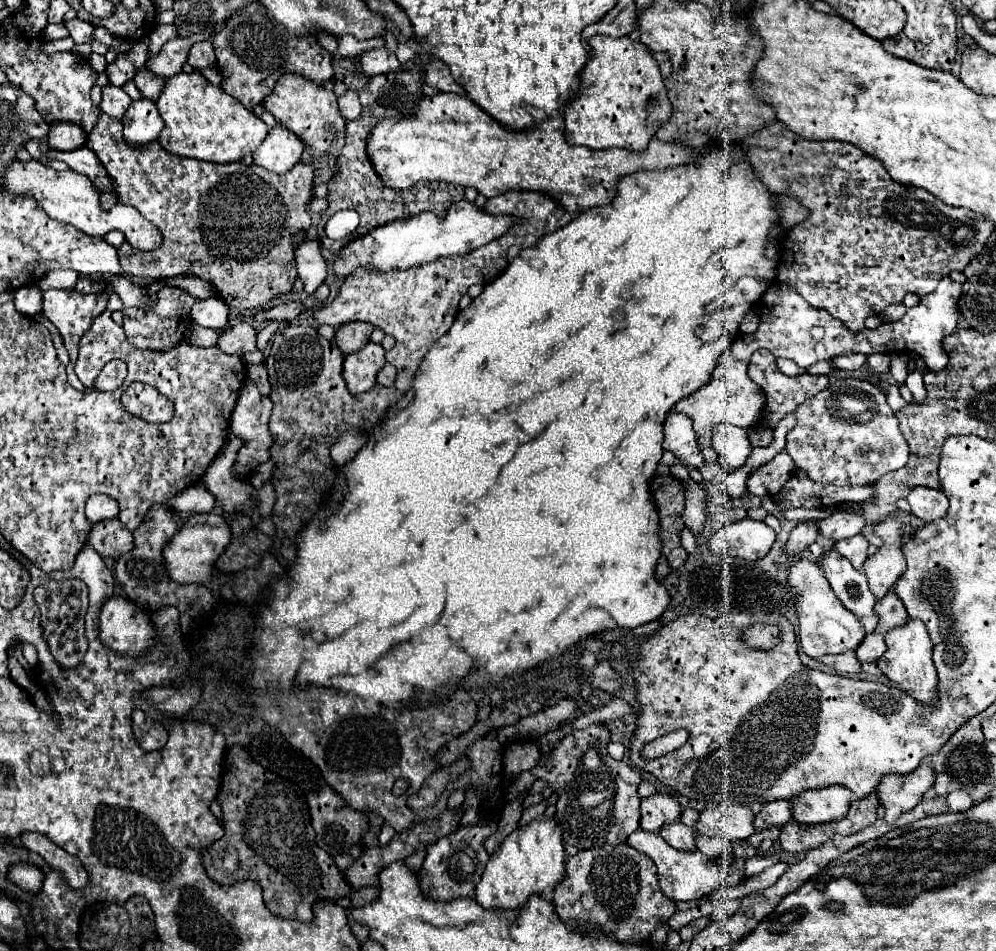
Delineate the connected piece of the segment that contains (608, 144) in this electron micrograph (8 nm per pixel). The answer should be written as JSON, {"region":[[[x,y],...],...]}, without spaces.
{"region":[[[593,36],[591,48],[593,56],[579,74],[579,88],[573,102],[569,100],[563,106],[567,144],[593,150],[645,150],[655,136],[657,126],[665,124],[671,116],[671,100],[659,64],[641,42],[635,42],[629,36],[617,40],[609,36]]]}

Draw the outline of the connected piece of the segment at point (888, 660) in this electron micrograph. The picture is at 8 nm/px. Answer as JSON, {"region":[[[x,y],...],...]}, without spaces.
{"region":[[[909,620],[905,626],[893,628],[885,636],[885,644],[887,644],[887,650],[877,660],[877,666],[881,668],[881,672],[889,680],[893,680],[903,692],[913,696],[919,704],[925,704],[929,708],[937,706],[939,684],[937,684],[937,672],[931,660],[931,638],[925,630],[925,624],[921,624],[921,620]]]}

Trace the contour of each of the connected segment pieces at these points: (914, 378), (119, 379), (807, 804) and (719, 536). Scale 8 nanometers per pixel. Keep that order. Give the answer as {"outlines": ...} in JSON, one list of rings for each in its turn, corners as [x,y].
{"outlines":[[[[911,370],[907,380],[905,380],[905,386],[911,390],[913,394],[913,400],[915,402],[923,402],[925,400],[925,386],[923,386],[923,372],[919,370]]],[[[115,358],[115,360],[111,360],[111,362],[107,362],[105,364],[105,368],[99,372],[99,376],[95,378],[95,388],[97,390],[107,390],[107,392],[111,392],[111,390],[117,390],[121,384],[123,384],[123,380],[127,376],[127,366],[125,366],[125,362],[123,360],[119,360],[119,358]]],[[[831,786],[831,790],[809,790],[809,794],[799,794],[793,798],[793,820],[799,824],[825,824],[833,820],[845,818],[849,804],[853,800],[853,794],[841,786]]],[[[739,520],[715,532],[709,540],[711,552],[717,556],[733,556],[745,560],[759,560],[771,550],[775,532],[761,520]]]]}

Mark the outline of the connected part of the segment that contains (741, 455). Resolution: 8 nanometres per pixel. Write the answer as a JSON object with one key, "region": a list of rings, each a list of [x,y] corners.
{"region":[[[719,424],[717,430],[713,430],[711,446],[719,454],[719,464],[723,470],[735,470],[743,466],[753,450],[747,430],[731,424]]]}

